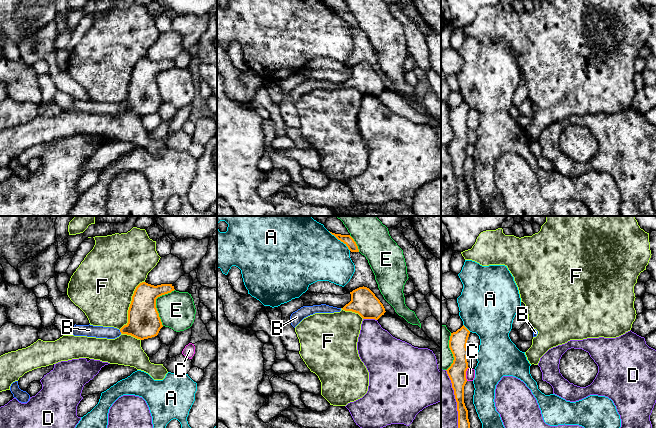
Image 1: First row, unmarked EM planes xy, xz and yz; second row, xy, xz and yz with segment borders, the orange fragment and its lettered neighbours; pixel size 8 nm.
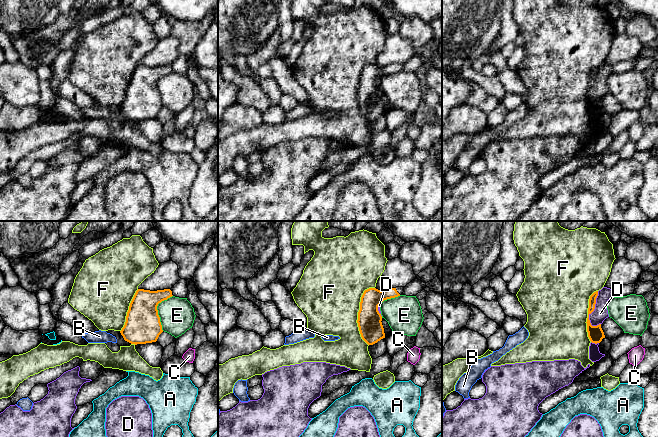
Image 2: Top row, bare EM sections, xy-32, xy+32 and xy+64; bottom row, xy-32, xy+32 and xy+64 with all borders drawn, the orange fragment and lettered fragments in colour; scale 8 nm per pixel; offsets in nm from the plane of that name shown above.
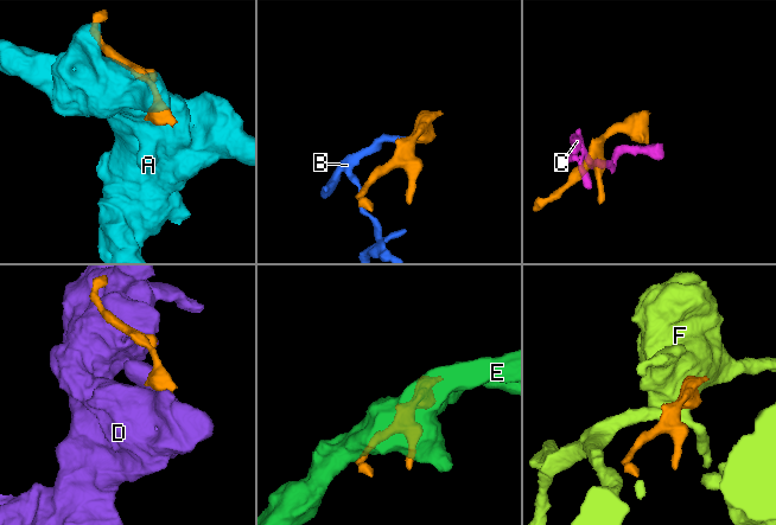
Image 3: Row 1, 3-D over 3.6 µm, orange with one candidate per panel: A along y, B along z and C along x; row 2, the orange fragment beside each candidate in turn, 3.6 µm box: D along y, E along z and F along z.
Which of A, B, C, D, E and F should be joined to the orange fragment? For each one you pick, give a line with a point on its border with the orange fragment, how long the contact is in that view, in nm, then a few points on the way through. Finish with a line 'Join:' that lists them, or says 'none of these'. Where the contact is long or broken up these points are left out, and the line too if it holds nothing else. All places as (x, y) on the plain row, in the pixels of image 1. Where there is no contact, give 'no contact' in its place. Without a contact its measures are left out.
B: meets orange in xy at (120, 107); contact 30 nm long; runs through xy (144, 98), (136, 103), (120, 107), (99, 108), (89, 106)
Join: B

